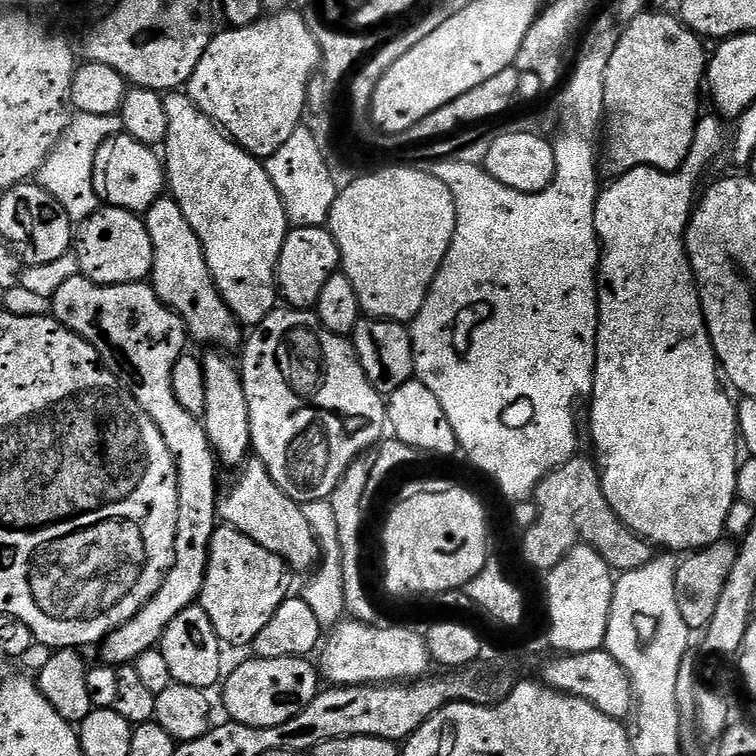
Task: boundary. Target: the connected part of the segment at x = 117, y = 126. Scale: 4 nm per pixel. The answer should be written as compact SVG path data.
M81 112L69 119L59 142L52 147L52 153L44 159L44 164L38 173L38 183L59 202L62 210L66 210L72 221L79 222L90 218L90 214L94 214L97 208L101 207L101 197L92 181L96 155L102 142L123 132L124 124L120 121L119 115L107 116Z

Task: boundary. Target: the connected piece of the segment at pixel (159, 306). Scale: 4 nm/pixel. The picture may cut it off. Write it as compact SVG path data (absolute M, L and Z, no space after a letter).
M76 275L68 281L63 282L62 286L58 286L58 290L51 298L52 310L51 315L57 320L59 324L64 324L74 334L78 334L86 342L90 342L90 346L94 346L96 353L100 355L100 359L104 367L110 369L114 375L119 376L120 383L127 388L129 394L133 396L138 402L138 406L142 406L142 410L146 414L150 414L150 418L154 422L154 426L158 426L158 430L162 430L162 438L166 438L166 446L170 446L170 454L176 460L176 473L178 474L178 518L176 522L176 553L173 556L173 562L168 573L164 576L164 581L159 590L150 597L142 606L142 610L138 610L138 614L134 614L134 618L130 618L130 622L126 622L122 627L114 629L108 635L107 639L103 641L102 649L104 648L104 656L102 656L103 663L113 666L122 664L131 664L137 660L139 656L146 650L157 647L160 639L164 636L166 626L170 626L170 622L174 622L174 618L178 618L178 614L182 614L182 610L193 607L200 599L200 591L202 590L202 582L206 574L206 566L208 565L208 547L210 546L210 538L216 533L218 527L218 491L216 492L216 468L218 469L218 461L215 452L212 451L208 435L204 429L203 423L197 417L191 416L187 410L178 403L178 398L174 398L174 388L172 386L172 375L174 374L174 362L178 362L180 356L185 355L186 348L184 348L184 340L186 341L186 329L183 320L180 319L175 310L168 307L160 301L160 296L156 289L152 287L151 283L141 282L139 284L96 284L92 280L87 280L85 276Z

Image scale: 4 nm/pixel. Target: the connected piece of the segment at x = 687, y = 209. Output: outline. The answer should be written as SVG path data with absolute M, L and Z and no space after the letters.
M705 115L696 125L690 154L677 172L659 172L656 168L631 168L628 172L619 173L615 177L617 180L609 188L607 185L596 200L596 237L602 245L596 285L600 321L596 331L596 373L590 401L592 400L592 444L596 447L594 456L600 469L600 485L614 514L618 514L620 521L629 530L657 549L671 550L676 554L691 554L699 549L707 548L709 544L716 543L725 535L726 514L730 514L730 506L737 499L736 470L742 456L736 417L737 401L731 400L724 393L722 372L718 367L716 351L712 348L712 340L708 336L704 312L700 309L700 293L696 291L696 278L692 275L692 267L688 265L688 254L684 250L684 230L688 226L694 201L698 196L696 183L699 182L700 175L707 170L708 163L724 148L723 126L725 125L715 115L712 116Z

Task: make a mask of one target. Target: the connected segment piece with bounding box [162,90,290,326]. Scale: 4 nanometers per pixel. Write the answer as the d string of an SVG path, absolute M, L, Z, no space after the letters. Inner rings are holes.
M187 91L167 93L163 102L166 110L166 138L162 145L162 159L167 191L182 210L186 222L190 222L190 230L198 234L210 274L228 309L236 315L241 325L258 325L278 304L276 263L290 231L282 198L274 182L270 182L270 174L264 169L263 163L240 147L209 116L202 114L202 110L198 110L198 106L188 97Z

